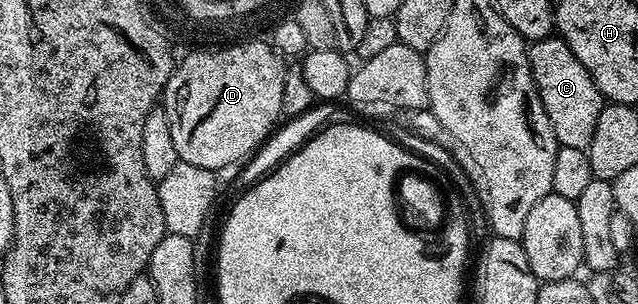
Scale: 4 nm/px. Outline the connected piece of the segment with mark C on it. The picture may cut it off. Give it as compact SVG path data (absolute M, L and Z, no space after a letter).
M555 34L534 41L527 57L531 63L531 77L535 89L541 98L541 106L549 118L549 126L553 126L555 141L561 148L573 146L587 149L589 142L593 142L593 129L597 126L597 118L601 118L605 103L589 70L585 70L585 66L577 62L577 54L573 54L573 50L569 50L565 41Z

